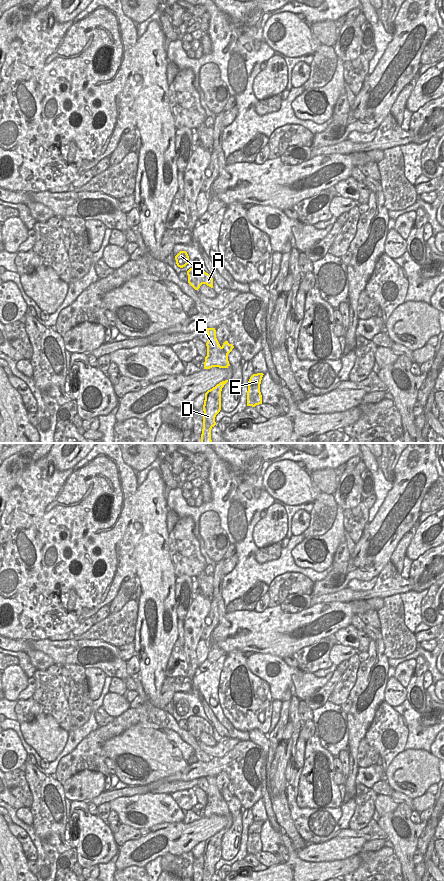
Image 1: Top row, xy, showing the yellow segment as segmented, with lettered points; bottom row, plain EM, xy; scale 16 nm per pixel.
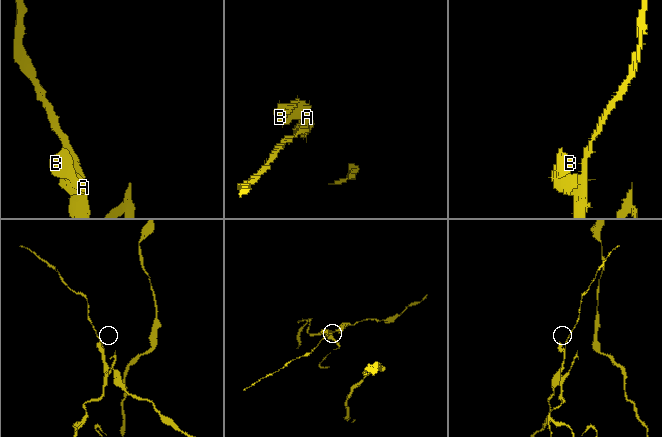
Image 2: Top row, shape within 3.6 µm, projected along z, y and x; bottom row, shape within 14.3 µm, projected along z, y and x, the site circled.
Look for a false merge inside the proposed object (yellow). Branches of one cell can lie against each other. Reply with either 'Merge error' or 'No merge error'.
Merge error.

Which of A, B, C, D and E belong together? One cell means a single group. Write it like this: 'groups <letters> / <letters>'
groups A B E / C D

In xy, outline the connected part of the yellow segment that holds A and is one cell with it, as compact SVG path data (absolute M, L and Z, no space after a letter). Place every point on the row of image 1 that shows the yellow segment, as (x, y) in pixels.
M190 268L187 271L188 283L195 289L198 290L202 284L213 288L213 278L206 273L204 270L199 268Z

